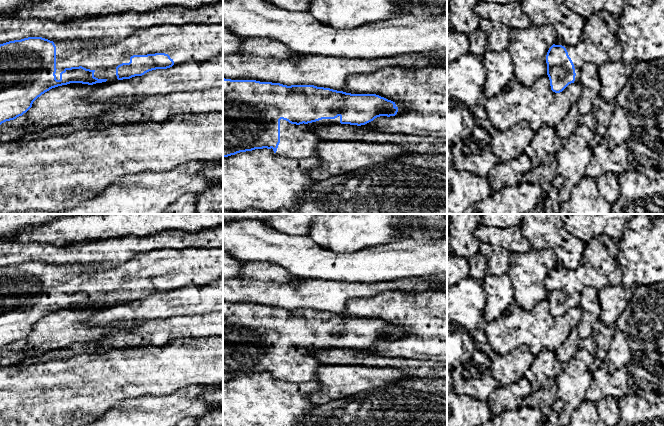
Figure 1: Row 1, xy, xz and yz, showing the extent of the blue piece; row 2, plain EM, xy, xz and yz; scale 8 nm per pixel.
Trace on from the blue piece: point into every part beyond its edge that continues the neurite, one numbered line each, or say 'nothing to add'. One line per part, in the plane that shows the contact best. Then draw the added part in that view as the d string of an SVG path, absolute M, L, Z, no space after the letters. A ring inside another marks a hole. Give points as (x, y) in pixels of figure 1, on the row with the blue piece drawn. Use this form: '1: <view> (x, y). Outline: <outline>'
1: xz (300, 141). Outline: M340 116L335 119L322 119L308 124L291 124L280 120L280 143L276 154L292 159L317 157L316 147L321 142L314 129L318 126L340 123Z

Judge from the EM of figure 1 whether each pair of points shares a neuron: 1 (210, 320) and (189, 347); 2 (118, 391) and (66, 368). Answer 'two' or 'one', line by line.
1: two
2: one

